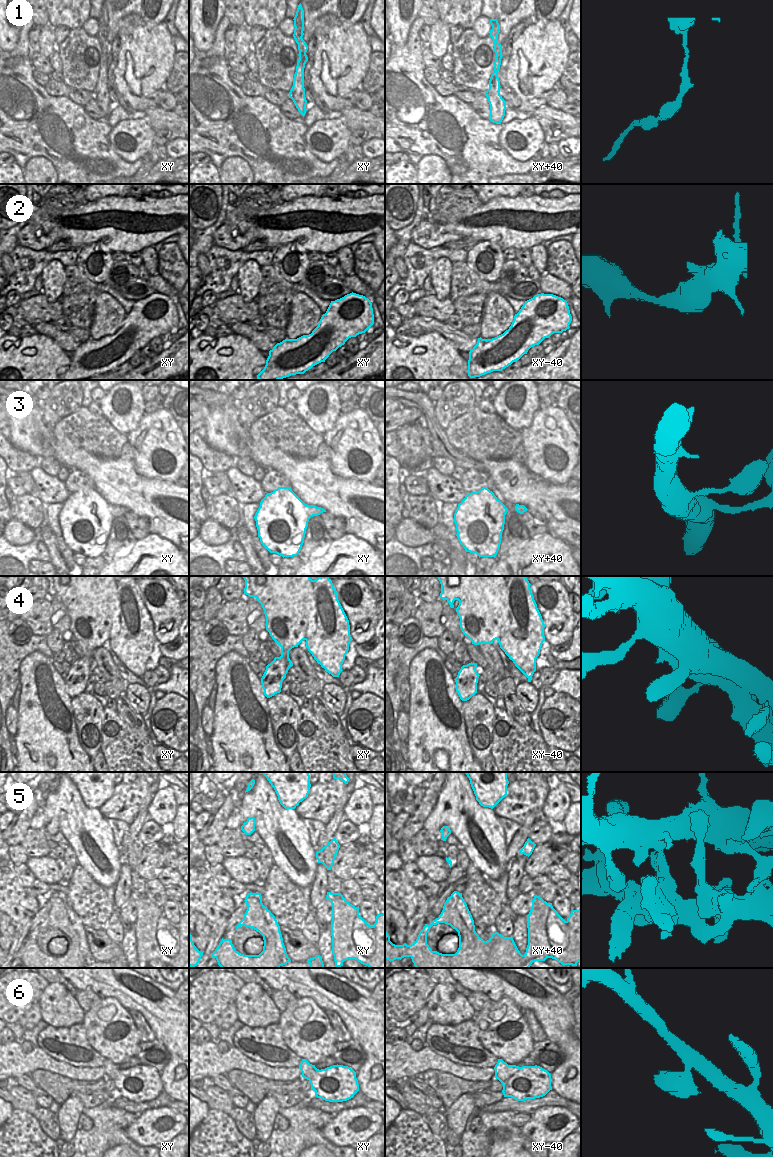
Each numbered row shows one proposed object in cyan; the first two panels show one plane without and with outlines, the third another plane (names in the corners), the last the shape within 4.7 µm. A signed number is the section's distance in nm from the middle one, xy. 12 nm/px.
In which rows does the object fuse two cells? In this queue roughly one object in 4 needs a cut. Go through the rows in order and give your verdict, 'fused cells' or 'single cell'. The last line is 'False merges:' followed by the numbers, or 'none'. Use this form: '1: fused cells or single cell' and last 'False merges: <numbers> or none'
1: fused cells
2: single cell
3: single cell
4: fused cells
5: fused cells
6: single cell
False merges: 1, 4, 5

